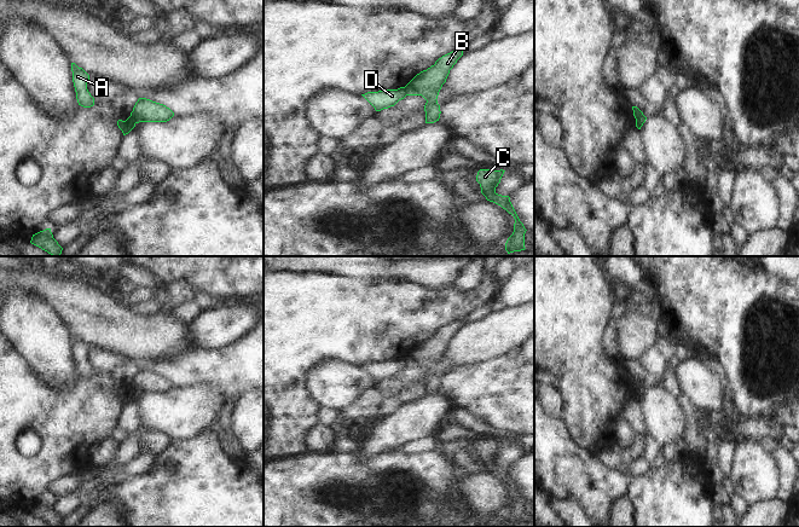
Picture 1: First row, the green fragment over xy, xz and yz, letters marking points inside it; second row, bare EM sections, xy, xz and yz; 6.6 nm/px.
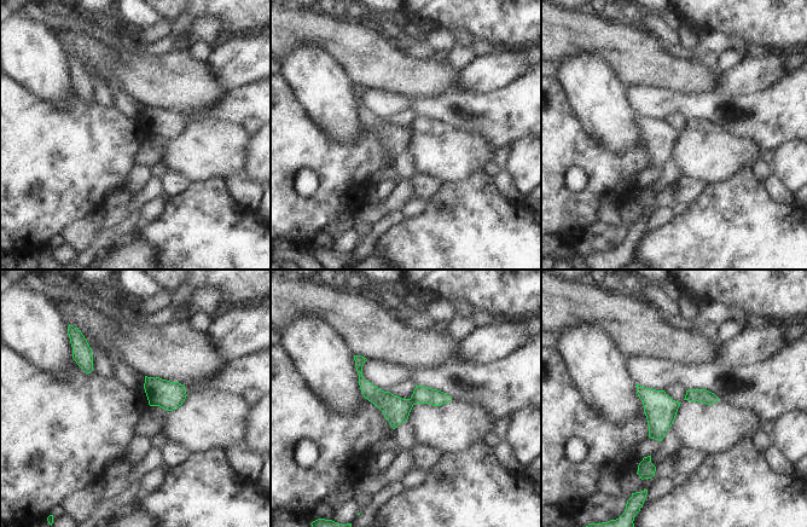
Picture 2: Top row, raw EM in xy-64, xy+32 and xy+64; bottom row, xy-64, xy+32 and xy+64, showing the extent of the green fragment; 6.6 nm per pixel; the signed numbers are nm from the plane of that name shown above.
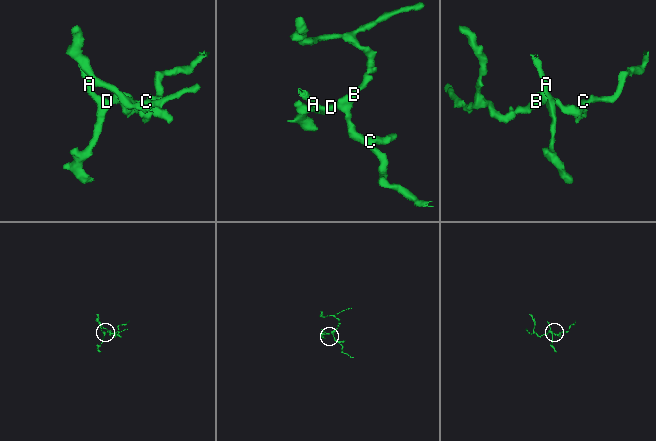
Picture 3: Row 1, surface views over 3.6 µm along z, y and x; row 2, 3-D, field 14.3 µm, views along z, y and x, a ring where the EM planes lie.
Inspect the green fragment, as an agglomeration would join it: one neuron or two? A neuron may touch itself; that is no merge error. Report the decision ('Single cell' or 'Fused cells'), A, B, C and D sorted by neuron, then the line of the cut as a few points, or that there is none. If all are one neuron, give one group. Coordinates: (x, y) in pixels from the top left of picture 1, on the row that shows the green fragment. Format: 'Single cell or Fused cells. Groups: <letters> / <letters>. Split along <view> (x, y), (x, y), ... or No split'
Fused cells. Groups: A D / B C. Split along xz (403, 87), (406, 94)

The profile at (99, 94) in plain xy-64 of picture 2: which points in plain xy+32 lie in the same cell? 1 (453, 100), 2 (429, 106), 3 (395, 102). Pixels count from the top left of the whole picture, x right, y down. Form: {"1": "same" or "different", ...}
{"1": "same", "2": "same", "3": "same"}

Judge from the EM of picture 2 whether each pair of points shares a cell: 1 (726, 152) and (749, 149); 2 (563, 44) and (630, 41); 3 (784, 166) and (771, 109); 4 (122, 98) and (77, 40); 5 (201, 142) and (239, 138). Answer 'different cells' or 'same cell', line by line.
1: same cell
2: same cell
3: different cells
4: different cells
5: same cell

